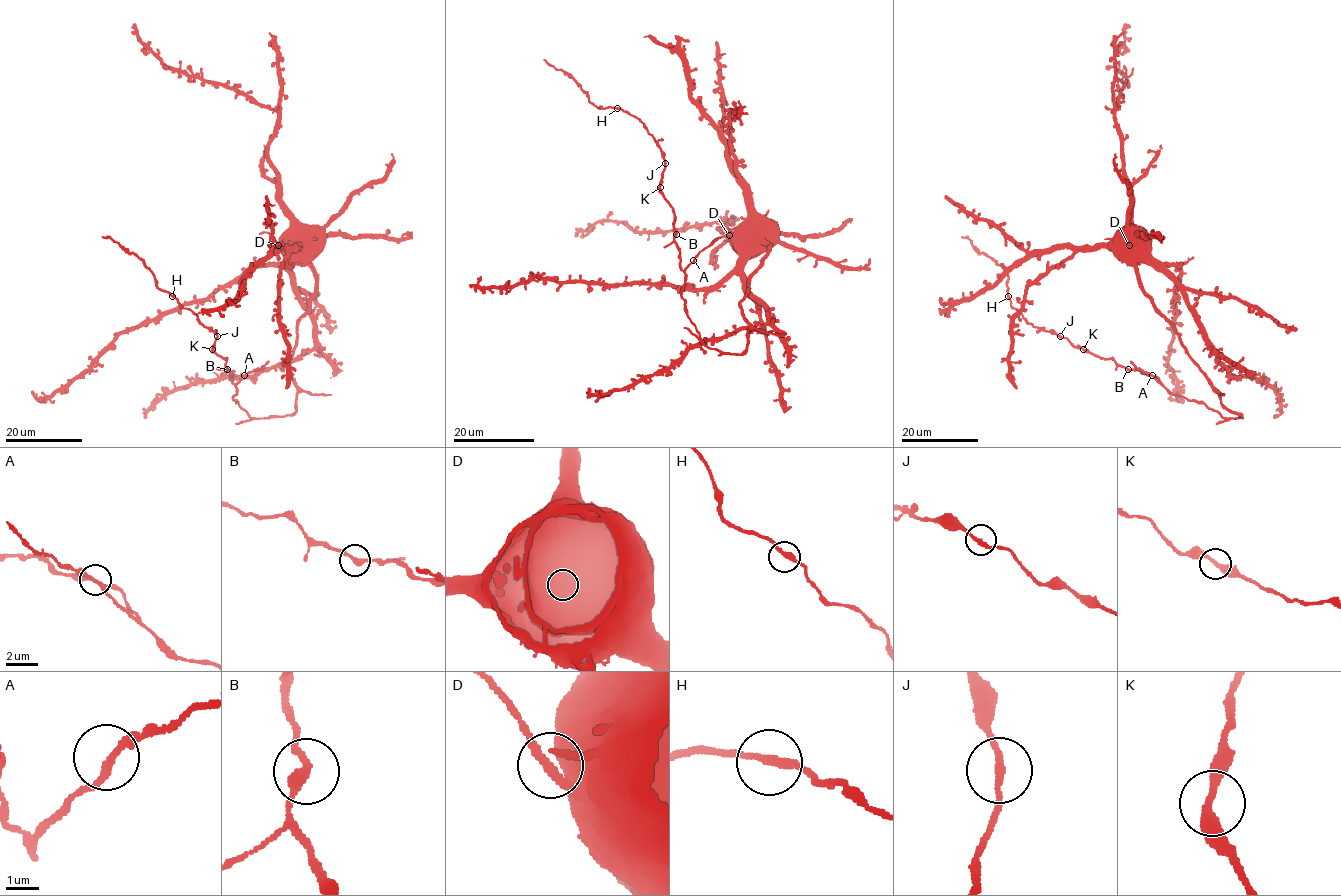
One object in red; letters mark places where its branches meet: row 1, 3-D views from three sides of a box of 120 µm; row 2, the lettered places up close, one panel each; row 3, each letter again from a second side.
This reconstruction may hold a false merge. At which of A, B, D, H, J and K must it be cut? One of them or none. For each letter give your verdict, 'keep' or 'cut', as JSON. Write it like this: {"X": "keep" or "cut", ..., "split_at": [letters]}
{"A": "keep", "B": "keep", "D": "keep", "H": "keep", "J": "keep", "K": "keep", "split_at": []}

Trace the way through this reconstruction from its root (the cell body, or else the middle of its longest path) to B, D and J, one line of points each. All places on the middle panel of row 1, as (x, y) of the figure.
B: (745, 320), (748, 342), (740, 354), (704, 344), (681, 295), (685, 273), (676, 234)
D: (745, 320), (740, 302), (747, 293), (748, 278), (761, 265), (768, 247), (760, 240), (739, 234), (729, 235)
J: (745, 320), (746, 348), (740, 354), (721, 353), (704, 344), (686, 313), (674, 210), (660, 188), (665, 163)

